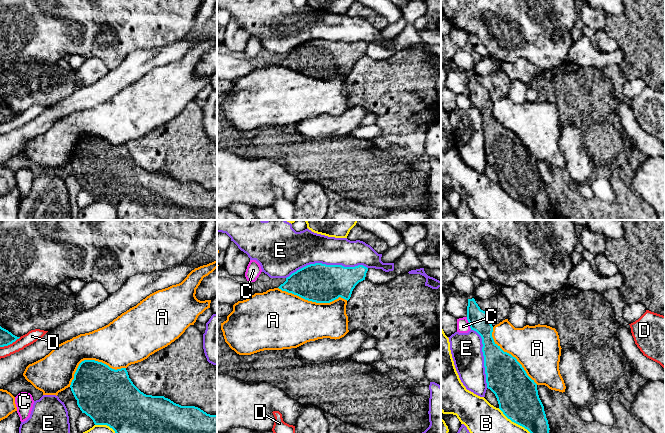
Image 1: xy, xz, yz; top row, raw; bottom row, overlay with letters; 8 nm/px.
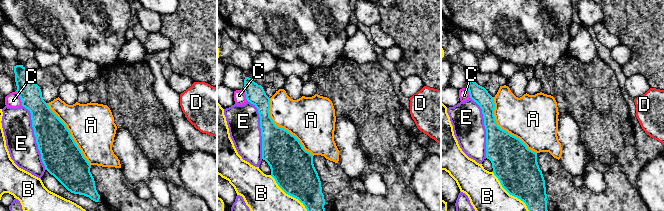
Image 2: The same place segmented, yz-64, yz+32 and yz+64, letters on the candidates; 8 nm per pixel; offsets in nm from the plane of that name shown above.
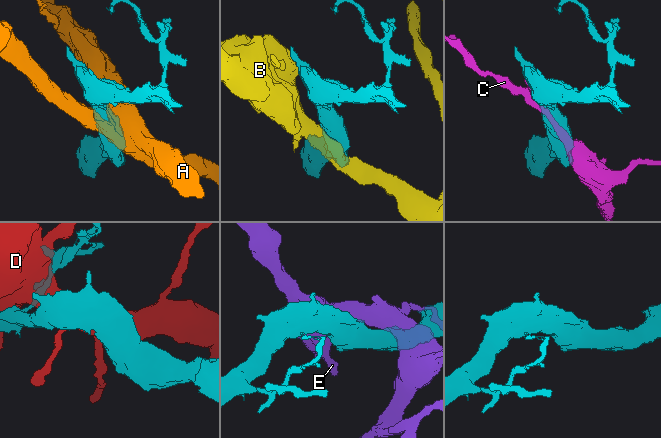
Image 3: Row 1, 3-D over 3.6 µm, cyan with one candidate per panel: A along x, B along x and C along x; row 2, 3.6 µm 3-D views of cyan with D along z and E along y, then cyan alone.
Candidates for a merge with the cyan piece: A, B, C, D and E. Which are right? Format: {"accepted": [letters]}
{"accepted": []}

